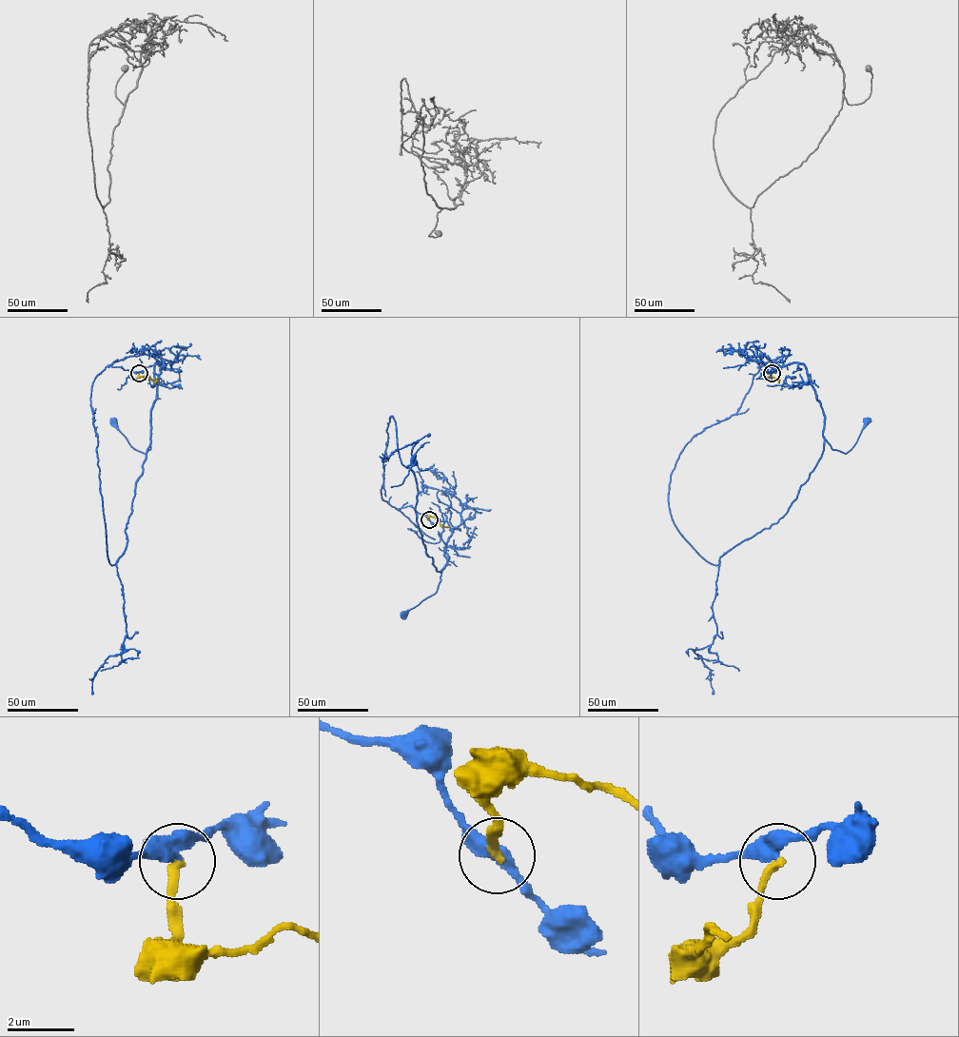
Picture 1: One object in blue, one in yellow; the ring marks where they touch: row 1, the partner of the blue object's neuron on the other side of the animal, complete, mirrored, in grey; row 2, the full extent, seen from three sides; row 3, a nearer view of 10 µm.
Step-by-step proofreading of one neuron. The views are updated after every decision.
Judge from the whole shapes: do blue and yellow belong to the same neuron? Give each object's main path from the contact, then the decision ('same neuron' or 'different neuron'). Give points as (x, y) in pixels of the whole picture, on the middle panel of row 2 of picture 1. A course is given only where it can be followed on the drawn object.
blue runs (429, 519), (381, 498), (391, 416), (401, 463), (415, 478), (418, 530), (441, 573), (436, 592), (404, 615); yellow runs (429, 519), (432, 517), (442, 526), (447, 527); different neuron

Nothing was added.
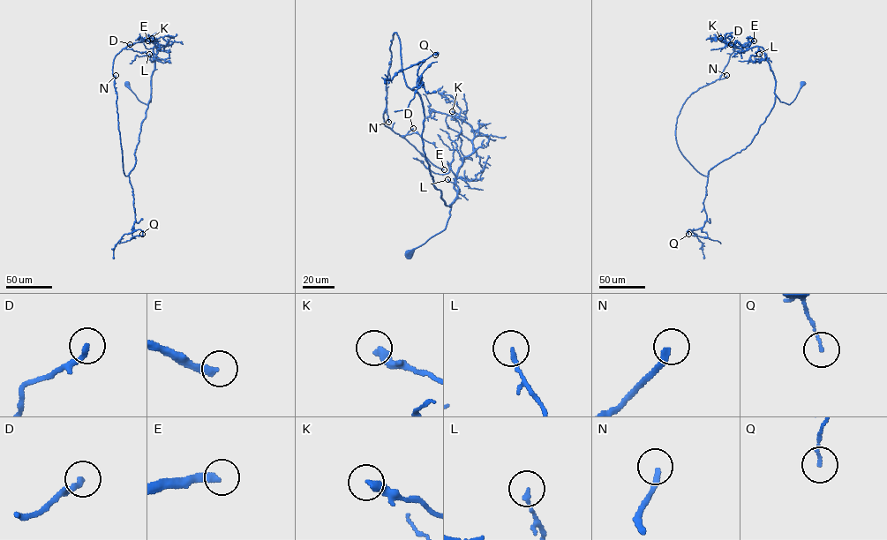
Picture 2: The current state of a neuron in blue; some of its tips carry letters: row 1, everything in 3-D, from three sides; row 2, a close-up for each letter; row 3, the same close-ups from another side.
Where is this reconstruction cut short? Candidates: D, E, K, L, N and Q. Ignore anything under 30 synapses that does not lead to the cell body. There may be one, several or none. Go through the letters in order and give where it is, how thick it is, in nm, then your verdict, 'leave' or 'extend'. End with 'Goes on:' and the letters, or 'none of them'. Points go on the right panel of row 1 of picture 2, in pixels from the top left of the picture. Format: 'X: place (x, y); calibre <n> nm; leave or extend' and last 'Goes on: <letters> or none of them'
D: place (731, 44); calibre 220 nm; extend
E: place (754, 41); calibre 300 nm; extend
K: place (720, 38); calibre 360 nm; leave
L: place (759, 54); calibre 170 nm; leave
N: place (726, 75); calibre 220 nm; extend
Q: place (688, 234); calibre 110 nm; leave
Goes on: D, E, N

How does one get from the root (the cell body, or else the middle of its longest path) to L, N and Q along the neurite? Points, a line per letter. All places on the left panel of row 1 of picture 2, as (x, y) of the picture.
L: (128, 83), (139, 101), (146, 104), (151, 101), (151, 77), (155, 59), (149, 54)
N: (128, 83), (142, 102), (147, 104), (151, 97), (141, 123), (136, 162), (126, 176), (116, 75)
Q: (128, 83), (142, 102), (147, 104), (151, 95), (129, 175), (135, 221), (131, 228), (142, 234)

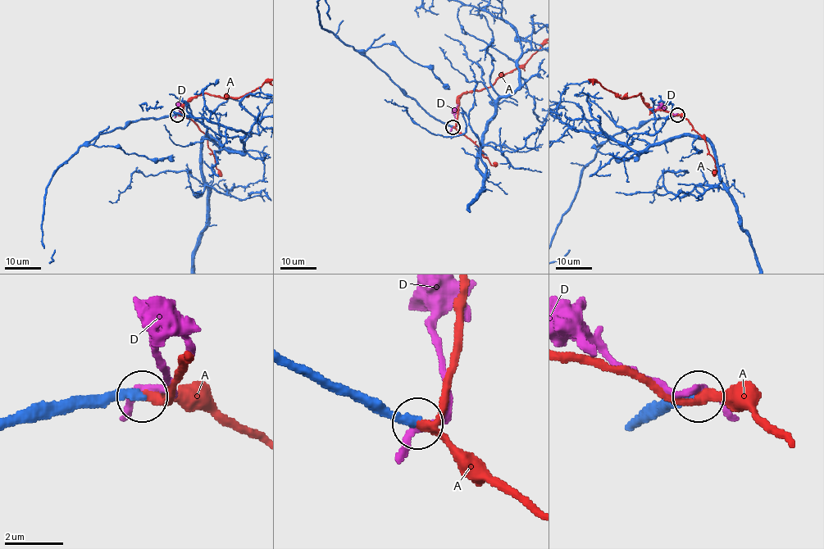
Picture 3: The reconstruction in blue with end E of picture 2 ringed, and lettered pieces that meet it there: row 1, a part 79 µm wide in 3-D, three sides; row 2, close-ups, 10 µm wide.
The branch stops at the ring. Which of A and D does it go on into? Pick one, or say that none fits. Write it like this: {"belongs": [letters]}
{"belongs": ["A"]}

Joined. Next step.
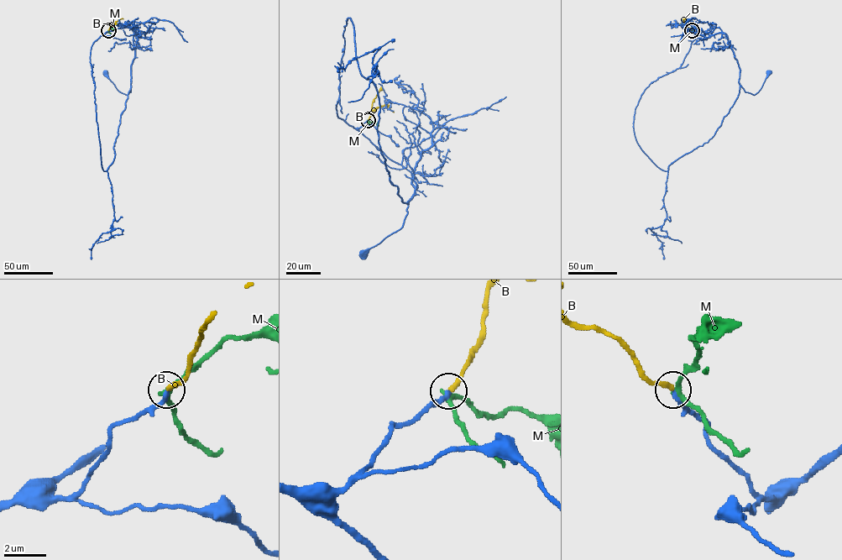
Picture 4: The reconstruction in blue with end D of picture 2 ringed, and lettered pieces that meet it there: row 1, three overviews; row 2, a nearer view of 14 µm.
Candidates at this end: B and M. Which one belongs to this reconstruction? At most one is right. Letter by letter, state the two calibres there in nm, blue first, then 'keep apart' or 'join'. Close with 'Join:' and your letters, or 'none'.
B: 240/240 nm | join
M: 260/220 nm | keep apart
Join: B

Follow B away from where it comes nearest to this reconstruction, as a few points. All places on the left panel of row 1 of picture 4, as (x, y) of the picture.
B: (108, 30), (112, 23), (122, 18)

